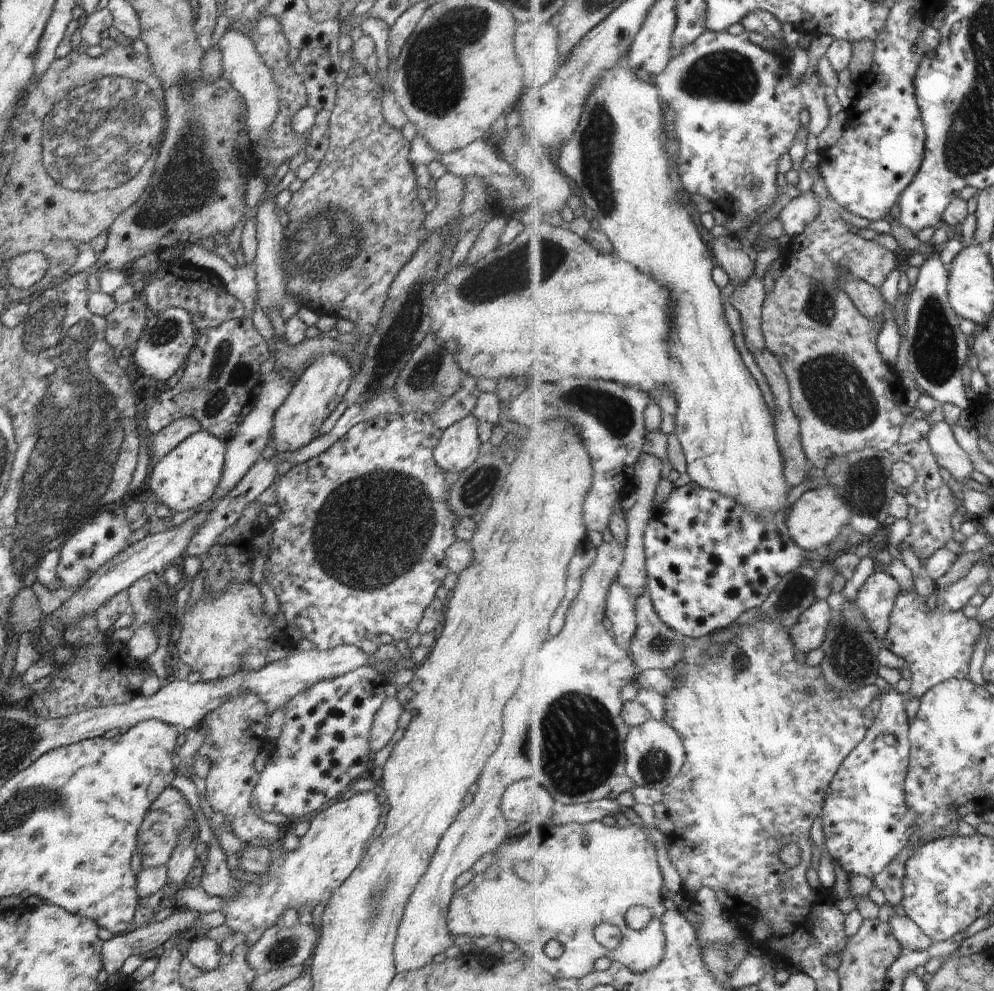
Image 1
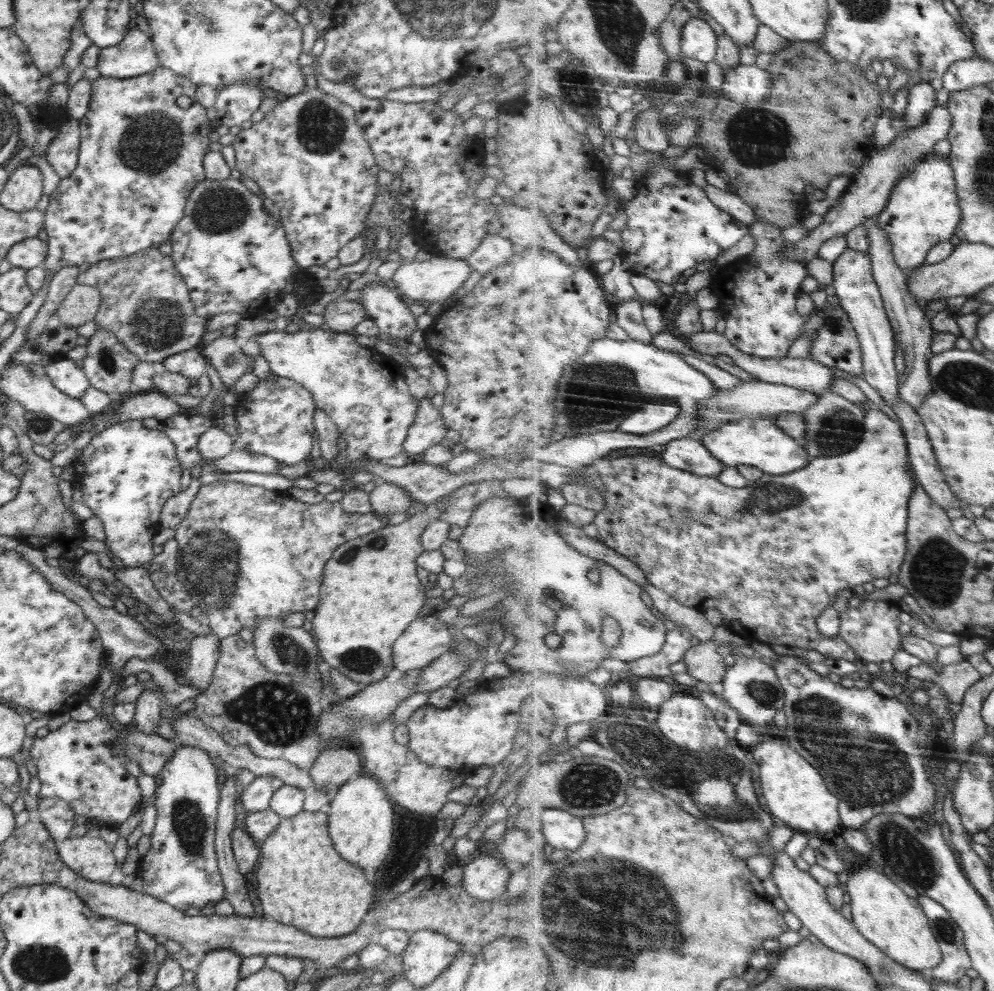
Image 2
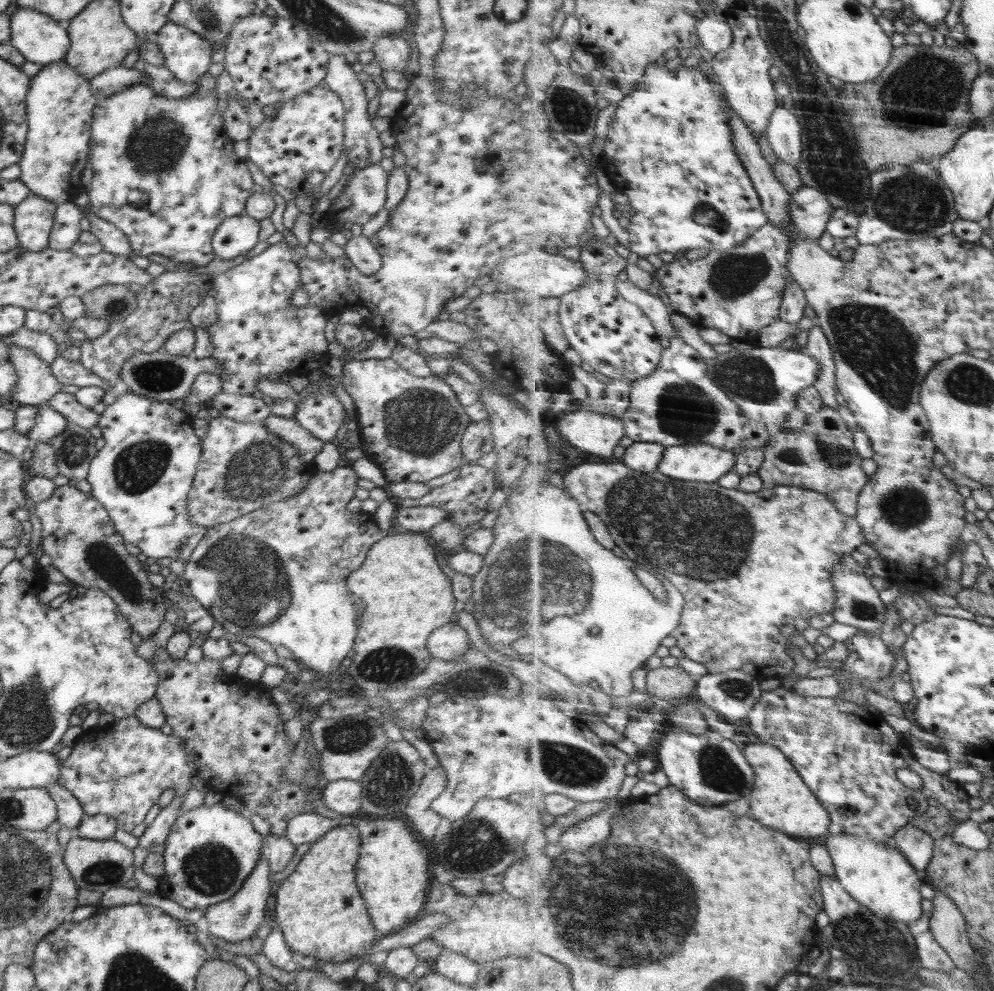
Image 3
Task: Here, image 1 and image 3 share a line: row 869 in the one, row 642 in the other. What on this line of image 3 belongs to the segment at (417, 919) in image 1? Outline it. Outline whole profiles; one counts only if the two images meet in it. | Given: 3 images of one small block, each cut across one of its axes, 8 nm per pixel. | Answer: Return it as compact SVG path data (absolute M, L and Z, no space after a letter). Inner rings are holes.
M449 623L434 630L428 638L427 650L433 659L454 661L471 650L469 634L458 623Z

